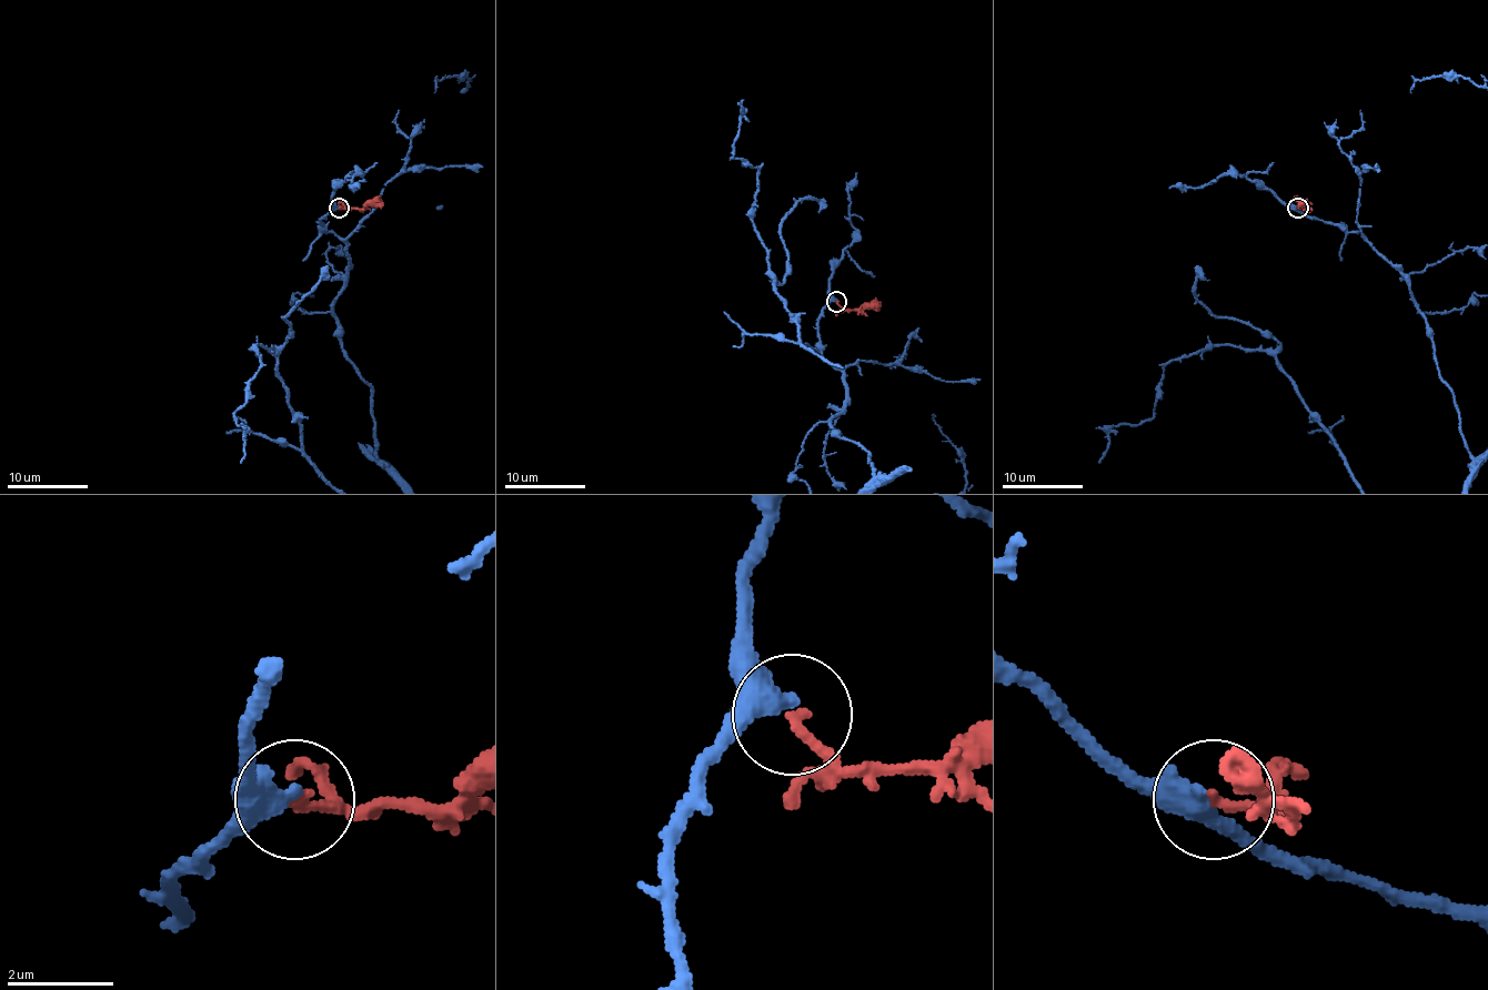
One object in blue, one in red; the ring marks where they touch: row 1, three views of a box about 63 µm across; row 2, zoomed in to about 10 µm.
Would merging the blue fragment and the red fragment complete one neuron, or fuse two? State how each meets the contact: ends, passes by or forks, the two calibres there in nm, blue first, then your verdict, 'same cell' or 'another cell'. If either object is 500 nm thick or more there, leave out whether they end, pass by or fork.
blue passes by | red ends | 380/190 nm | another cell

